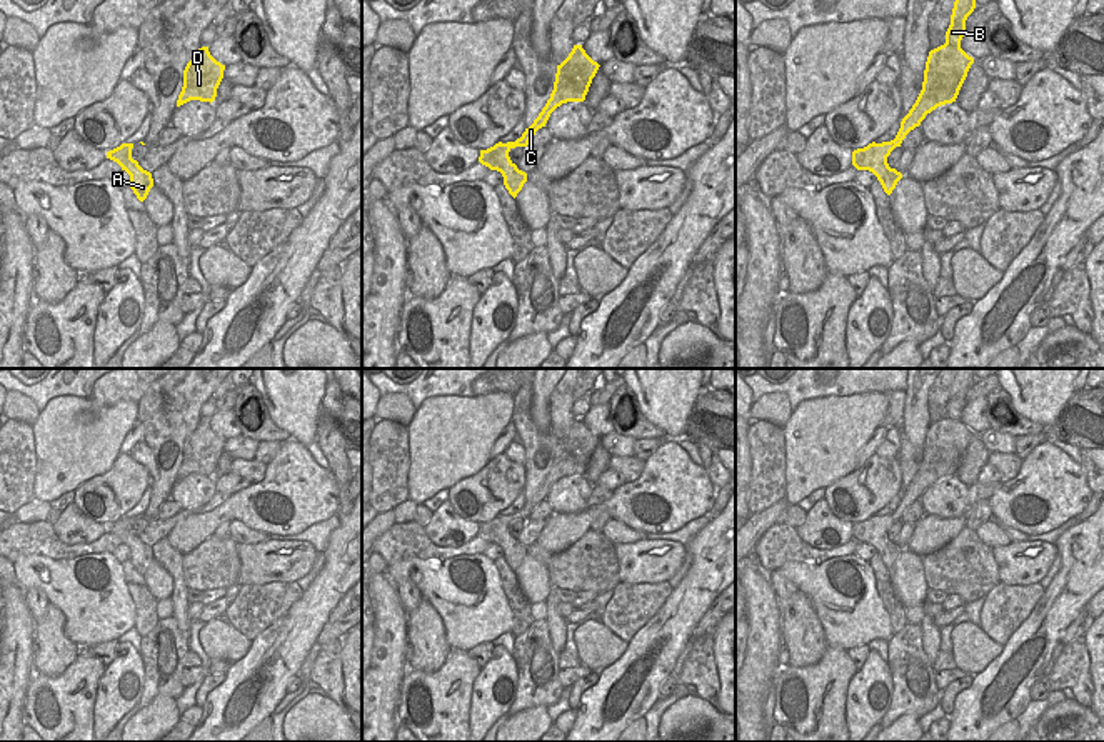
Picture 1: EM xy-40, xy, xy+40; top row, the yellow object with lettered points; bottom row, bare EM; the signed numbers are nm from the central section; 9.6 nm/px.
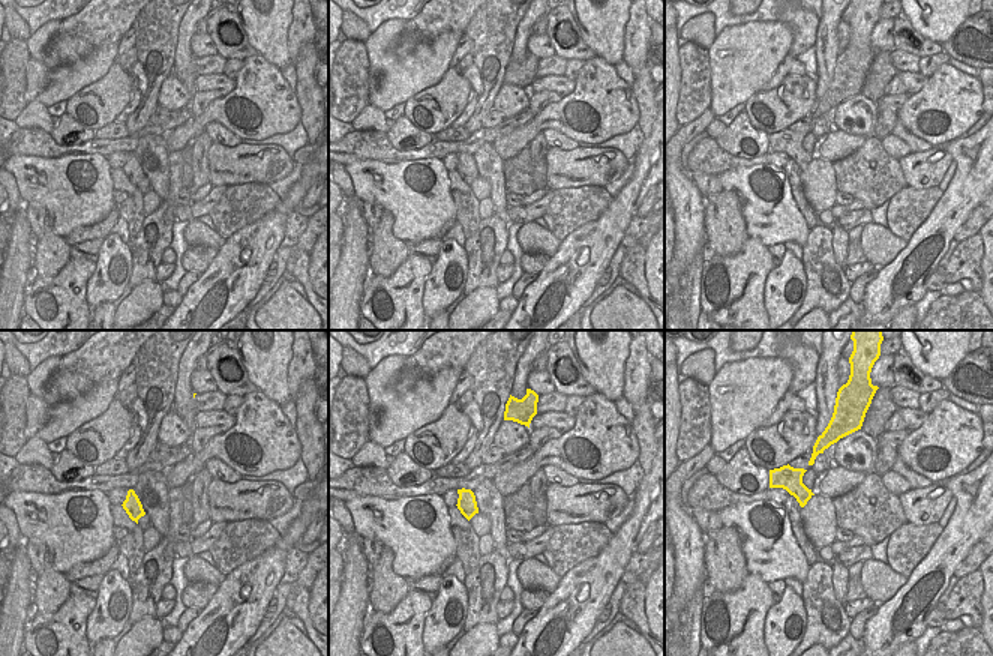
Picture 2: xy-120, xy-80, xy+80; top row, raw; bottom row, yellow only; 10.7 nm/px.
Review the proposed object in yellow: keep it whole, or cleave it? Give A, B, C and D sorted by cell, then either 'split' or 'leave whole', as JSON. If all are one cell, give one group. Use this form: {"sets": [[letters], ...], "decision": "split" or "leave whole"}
{"sets": [["A"], ["B", "C", "D"]], "decision": "split"}

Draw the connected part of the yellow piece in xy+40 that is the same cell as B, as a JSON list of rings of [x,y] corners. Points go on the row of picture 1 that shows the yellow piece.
[[[976,0],[954,2],[946,43],[929,52],[922,90],[909,113],[902,118],[896,138],[891,140],[894,147],[901,147],[906,135],[919,127],[927,113],[941,105],[956,102],[967,72],[974,63],[974,58],[961,48],[961,40],[966,33],[966,20],[974,8]]]

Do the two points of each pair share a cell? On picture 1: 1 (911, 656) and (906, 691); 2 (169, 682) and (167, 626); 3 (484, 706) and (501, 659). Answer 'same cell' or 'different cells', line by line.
1: same cell
2: same cell
3: same cell

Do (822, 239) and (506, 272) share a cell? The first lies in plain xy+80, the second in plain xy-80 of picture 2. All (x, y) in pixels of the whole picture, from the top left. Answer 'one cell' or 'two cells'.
two cells

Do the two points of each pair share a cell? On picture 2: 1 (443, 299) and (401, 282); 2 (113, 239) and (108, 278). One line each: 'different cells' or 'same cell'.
1: different cells
2: same cell

